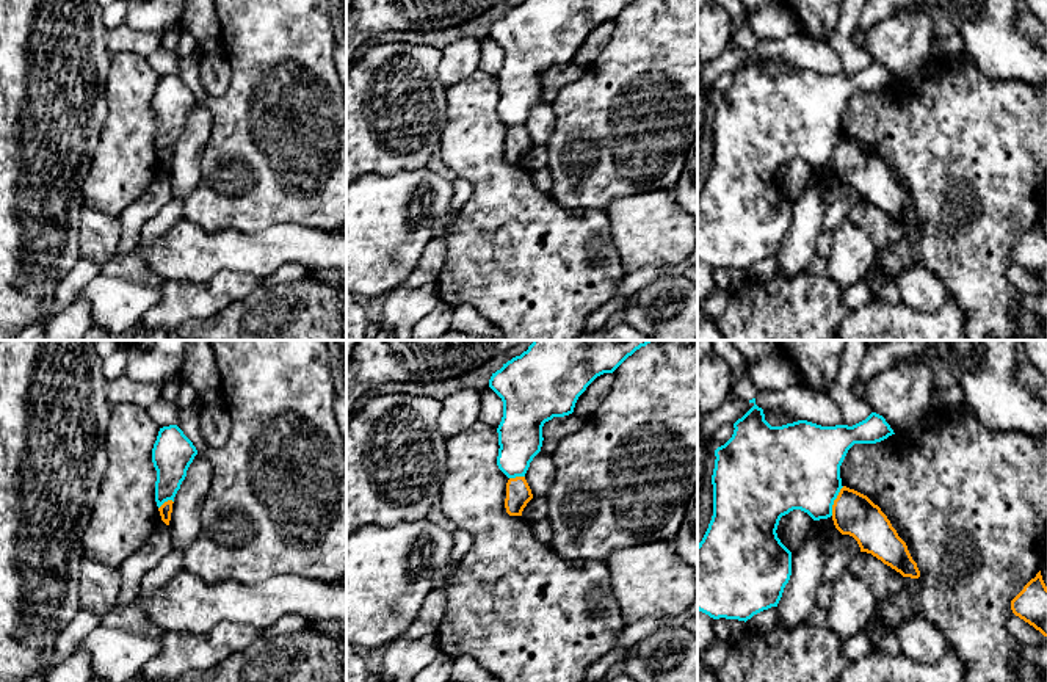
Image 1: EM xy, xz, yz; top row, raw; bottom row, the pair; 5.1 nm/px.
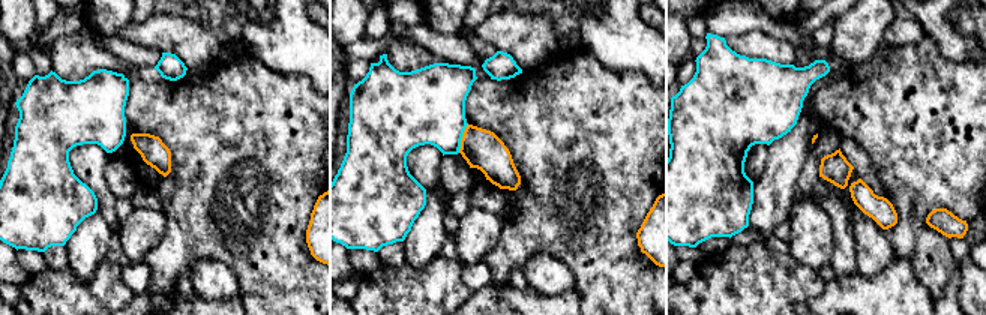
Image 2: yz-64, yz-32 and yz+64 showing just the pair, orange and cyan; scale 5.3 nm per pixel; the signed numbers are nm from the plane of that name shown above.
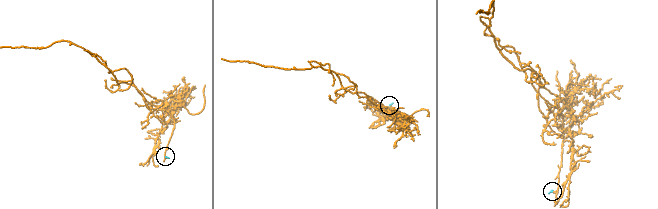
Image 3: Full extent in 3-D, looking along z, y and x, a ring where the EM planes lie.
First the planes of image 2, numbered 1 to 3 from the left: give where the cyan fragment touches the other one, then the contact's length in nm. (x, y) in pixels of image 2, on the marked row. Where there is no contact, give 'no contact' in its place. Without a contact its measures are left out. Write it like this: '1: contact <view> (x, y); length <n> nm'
1: no contact
2: contact yz-32 (462, 138); length 170 nm
3: no contact

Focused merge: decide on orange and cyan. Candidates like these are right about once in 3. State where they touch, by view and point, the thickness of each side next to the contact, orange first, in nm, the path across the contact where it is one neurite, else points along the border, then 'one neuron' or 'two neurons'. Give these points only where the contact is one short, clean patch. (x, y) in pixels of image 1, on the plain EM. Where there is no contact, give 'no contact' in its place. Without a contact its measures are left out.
meets orange in yz at (834, 149); 220 nm thick on the orange side, 440 nm on the other; border along yz (844, 135), (834, 149), (831, 163); two neurons

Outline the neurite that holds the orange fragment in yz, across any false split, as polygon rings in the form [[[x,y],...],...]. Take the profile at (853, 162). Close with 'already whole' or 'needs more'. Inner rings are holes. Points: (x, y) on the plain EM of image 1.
[[[843,135],[832,154],[832,169],[842,183],[857,190],[860,201],[871,202],[903,226],[920,226],[906,191],[867,144]]]; already whole

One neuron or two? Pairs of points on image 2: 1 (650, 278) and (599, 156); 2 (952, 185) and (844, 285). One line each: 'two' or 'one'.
1: one
2: two

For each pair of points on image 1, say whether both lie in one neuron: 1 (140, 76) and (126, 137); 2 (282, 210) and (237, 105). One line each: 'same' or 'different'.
1: same
2: same

